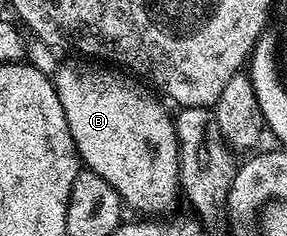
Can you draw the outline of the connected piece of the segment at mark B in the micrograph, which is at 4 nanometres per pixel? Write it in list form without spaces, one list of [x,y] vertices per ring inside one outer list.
[[[62,62],[51,78],[82,164],[99,173],[128,210],[141,217],[164,216],[179,203],[181,186],[174,116],[140,78],[109,65],[77,62]]]

